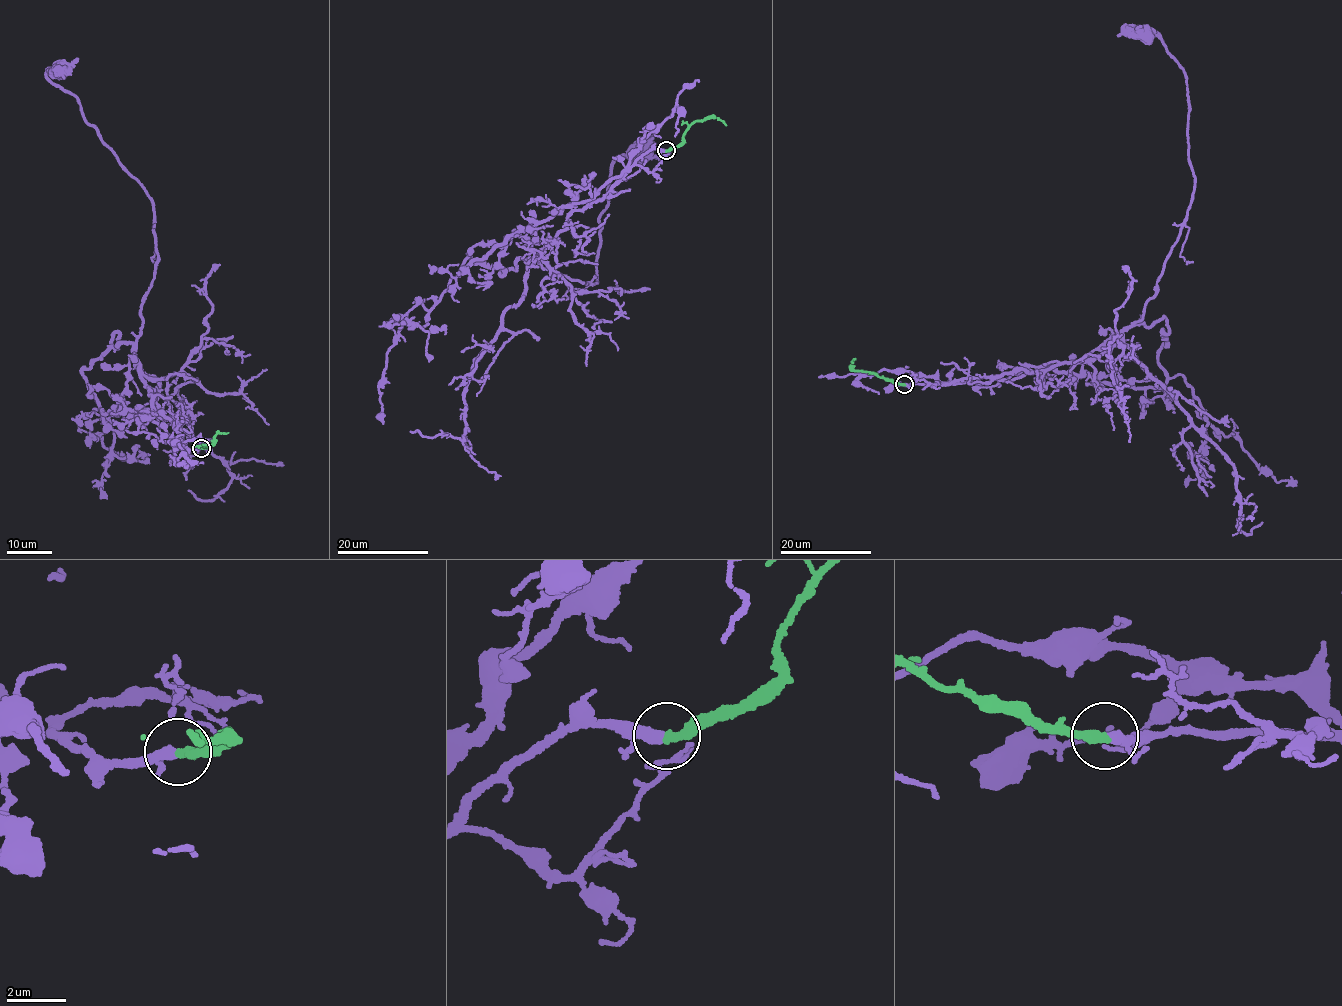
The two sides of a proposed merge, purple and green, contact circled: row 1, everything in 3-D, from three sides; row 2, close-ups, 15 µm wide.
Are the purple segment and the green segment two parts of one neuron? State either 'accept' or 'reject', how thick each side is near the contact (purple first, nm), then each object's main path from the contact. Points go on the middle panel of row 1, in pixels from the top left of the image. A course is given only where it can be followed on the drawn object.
accept; calibres 280 and 320 nm; course purple (666, 151), (649, 149), (574, 211), (542, 247), (543, 269), (597, 282), (616, 161), (644, 150); course green (666, 151), (683, 141), (683, 134), (697, 120), (714, 116), (726, 125)

